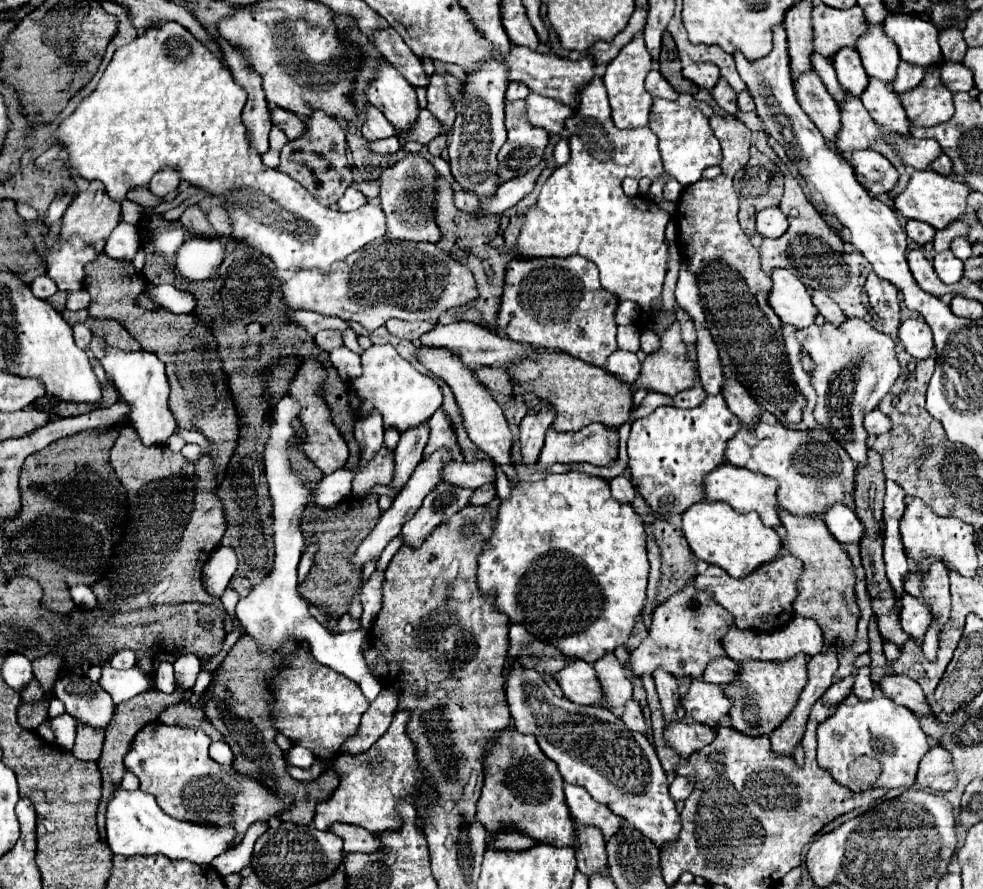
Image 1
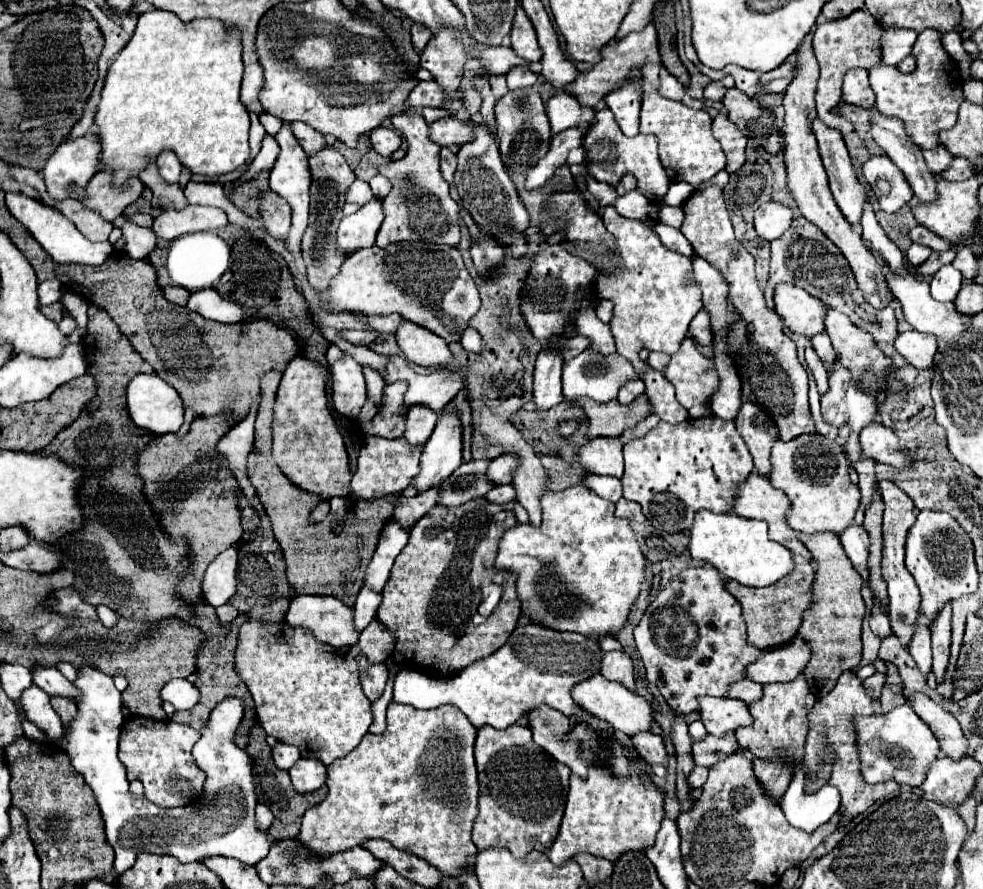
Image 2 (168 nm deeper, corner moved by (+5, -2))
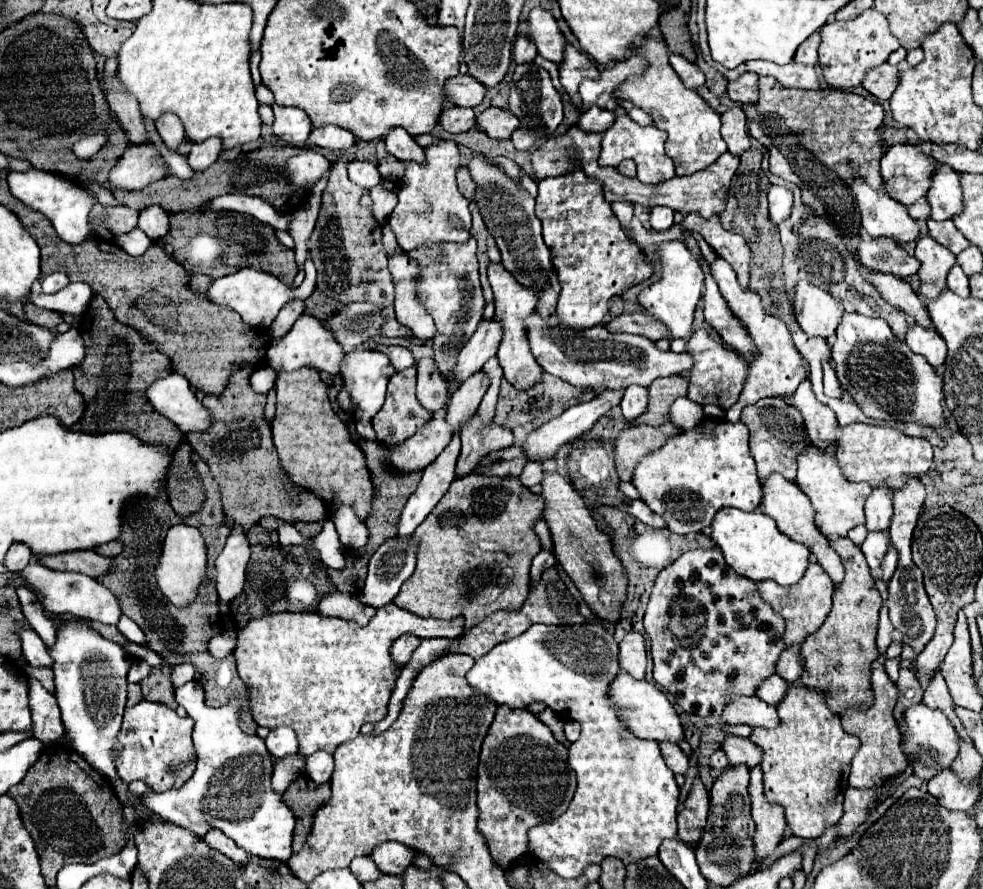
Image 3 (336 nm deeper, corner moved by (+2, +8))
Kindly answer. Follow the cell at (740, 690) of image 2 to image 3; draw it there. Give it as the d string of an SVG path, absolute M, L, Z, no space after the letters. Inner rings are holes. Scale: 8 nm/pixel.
M768 676L766 680L762 680L762 684L758 686L758 692L756 692L756 696L760 698L760 700L764 700L766 704L770 704L770 706L774 706L774 704L778 704L778 700L782 700L782 696L786 694L786 688L788 688L790 684L786 682L786 680L782 680L780 676Z

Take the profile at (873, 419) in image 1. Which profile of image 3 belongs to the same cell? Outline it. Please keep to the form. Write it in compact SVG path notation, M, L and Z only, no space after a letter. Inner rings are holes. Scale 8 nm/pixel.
M854 422L842 430L838 444L838 464L852 482L868 482L870 486L884 482L888 488L902 488L906 476L922 476L932 468L930 442L906 436L896 428Z

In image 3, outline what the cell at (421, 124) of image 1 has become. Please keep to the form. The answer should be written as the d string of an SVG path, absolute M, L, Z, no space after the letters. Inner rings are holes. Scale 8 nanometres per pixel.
M490 106L480 116L476 116L474 124L490 138L510 138L510 134L518 128L518 118L504 108Z

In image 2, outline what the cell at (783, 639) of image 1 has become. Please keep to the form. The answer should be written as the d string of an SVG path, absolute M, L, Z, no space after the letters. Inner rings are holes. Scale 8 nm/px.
M793 638L787 646L779 646L775 650L765 650L763 658L755 662L755 666L747 668L747 676L759 684L773 684L773 682L791 682L807 664L807 646Z

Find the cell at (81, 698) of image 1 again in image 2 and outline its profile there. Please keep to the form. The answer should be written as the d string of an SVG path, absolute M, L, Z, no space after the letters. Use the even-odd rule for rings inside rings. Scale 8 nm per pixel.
M35 666L31 668L33 682L45 690L49 696L65 696L75 700L79 692L73 688L73 684L57 670L57 668L45 668L45 666Z

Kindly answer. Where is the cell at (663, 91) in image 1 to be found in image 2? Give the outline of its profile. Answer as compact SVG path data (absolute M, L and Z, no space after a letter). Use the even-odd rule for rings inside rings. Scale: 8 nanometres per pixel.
M661 68L659 78L661 78L661 88L659 88L659 90L665 94L665 98L683 100L683 96L685 96L685 86L683 86L669 70Z

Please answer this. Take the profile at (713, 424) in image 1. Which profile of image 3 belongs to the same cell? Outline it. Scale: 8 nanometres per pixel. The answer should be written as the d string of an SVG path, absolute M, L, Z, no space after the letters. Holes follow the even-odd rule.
M704 418L696 428L682 430L666 438L666 444L654 452L648 452L634 468L632 484L640 498L650 506L652 512L666 520L666 528L676 534L702 532L710 526L716 510L732 506L744 512L752 512L760 504L760 480L756 476L754 458L748 448L748 428L742 422L728 422L716 418Z

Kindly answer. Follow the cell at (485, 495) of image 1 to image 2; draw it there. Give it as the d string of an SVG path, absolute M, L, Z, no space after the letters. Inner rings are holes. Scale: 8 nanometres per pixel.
M507 484L507 486L497 486L495 490L491 490L491 492L487 494L487 498L489 498L491 502L495 502L495 504L507 504L507 502L513 502L513 500L515 500L515 490L513 490L511 484Z

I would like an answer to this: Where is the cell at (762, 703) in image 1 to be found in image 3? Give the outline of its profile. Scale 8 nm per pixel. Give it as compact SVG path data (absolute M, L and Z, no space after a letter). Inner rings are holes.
M792 684L790 692L776 706L780 724L778 728L752 728L750 740L762 748L762 772L764 772L764 794L768 802L782 804L786 812L786 822L794 836L800 838L820 838L826 826L836 824L842 818L842 802L844 790L848 788L848 772L850 760L858 750L858 738L844 732L840 726L840 716L830 712L826 700L818 696L818 692L810 692L810 688L802 688L802 684Z

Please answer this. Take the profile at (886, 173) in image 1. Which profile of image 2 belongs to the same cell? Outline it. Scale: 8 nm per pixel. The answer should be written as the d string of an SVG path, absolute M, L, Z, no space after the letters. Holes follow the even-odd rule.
M871 156L863 164L863 176L885 212L897 212L913 198L913 190L903 172L887 156Z

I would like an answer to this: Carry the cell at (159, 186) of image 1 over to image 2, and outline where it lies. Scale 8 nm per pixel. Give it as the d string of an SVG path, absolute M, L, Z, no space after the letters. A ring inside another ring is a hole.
M163 150L157 156L157 166L159 166L159 174L167 180L167 182L179 182L179 174L181 174L181 162L179 158L171 152L171 150Z

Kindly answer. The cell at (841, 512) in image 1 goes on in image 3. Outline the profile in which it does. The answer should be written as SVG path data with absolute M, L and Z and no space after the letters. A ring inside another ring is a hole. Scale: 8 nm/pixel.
M868 532L866 540L860 544L860 550L870 568L880 568L886 548L888 548L888 536L884 532Z

